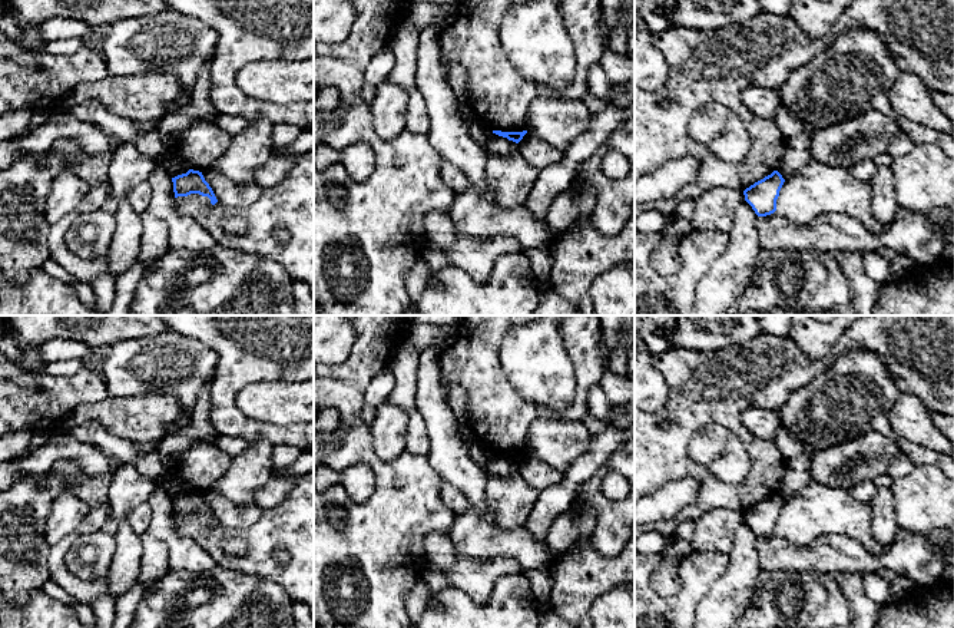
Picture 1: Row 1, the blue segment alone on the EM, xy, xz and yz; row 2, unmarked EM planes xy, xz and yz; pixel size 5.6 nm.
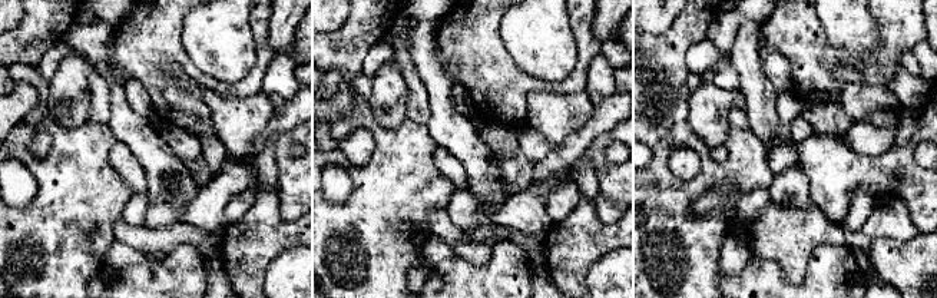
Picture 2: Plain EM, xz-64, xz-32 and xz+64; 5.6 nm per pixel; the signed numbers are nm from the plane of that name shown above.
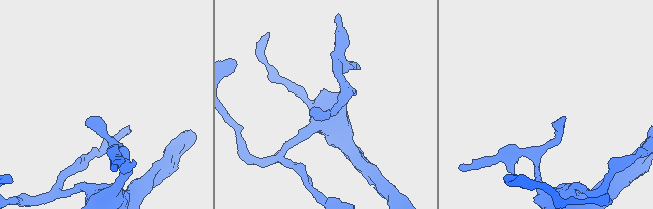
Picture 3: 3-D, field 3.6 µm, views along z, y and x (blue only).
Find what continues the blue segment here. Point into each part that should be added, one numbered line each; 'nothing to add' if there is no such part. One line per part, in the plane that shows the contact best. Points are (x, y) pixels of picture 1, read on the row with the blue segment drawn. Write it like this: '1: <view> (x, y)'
nothing to add

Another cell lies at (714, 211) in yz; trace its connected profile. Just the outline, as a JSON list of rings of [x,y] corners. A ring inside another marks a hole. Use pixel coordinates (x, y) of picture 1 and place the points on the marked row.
[[[712,188],[695,199],[695,211],[690,218],[695,231],[729,232],[736,208],[743,204],[743,191],[731,188]]]

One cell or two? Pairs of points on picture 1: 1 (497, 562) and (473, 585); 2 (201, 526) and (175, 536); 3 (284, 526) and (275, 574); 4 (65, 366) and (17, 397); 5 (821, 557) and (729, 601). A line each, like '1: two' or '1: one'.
1: one
2: two
3: one
4: two
5: two

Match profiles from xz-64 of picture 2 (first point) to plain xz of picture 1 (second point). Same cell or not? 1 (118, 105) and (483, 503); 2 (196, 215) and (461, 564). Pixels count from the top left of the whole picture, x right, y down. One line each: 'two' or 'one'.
1: one
2: two

